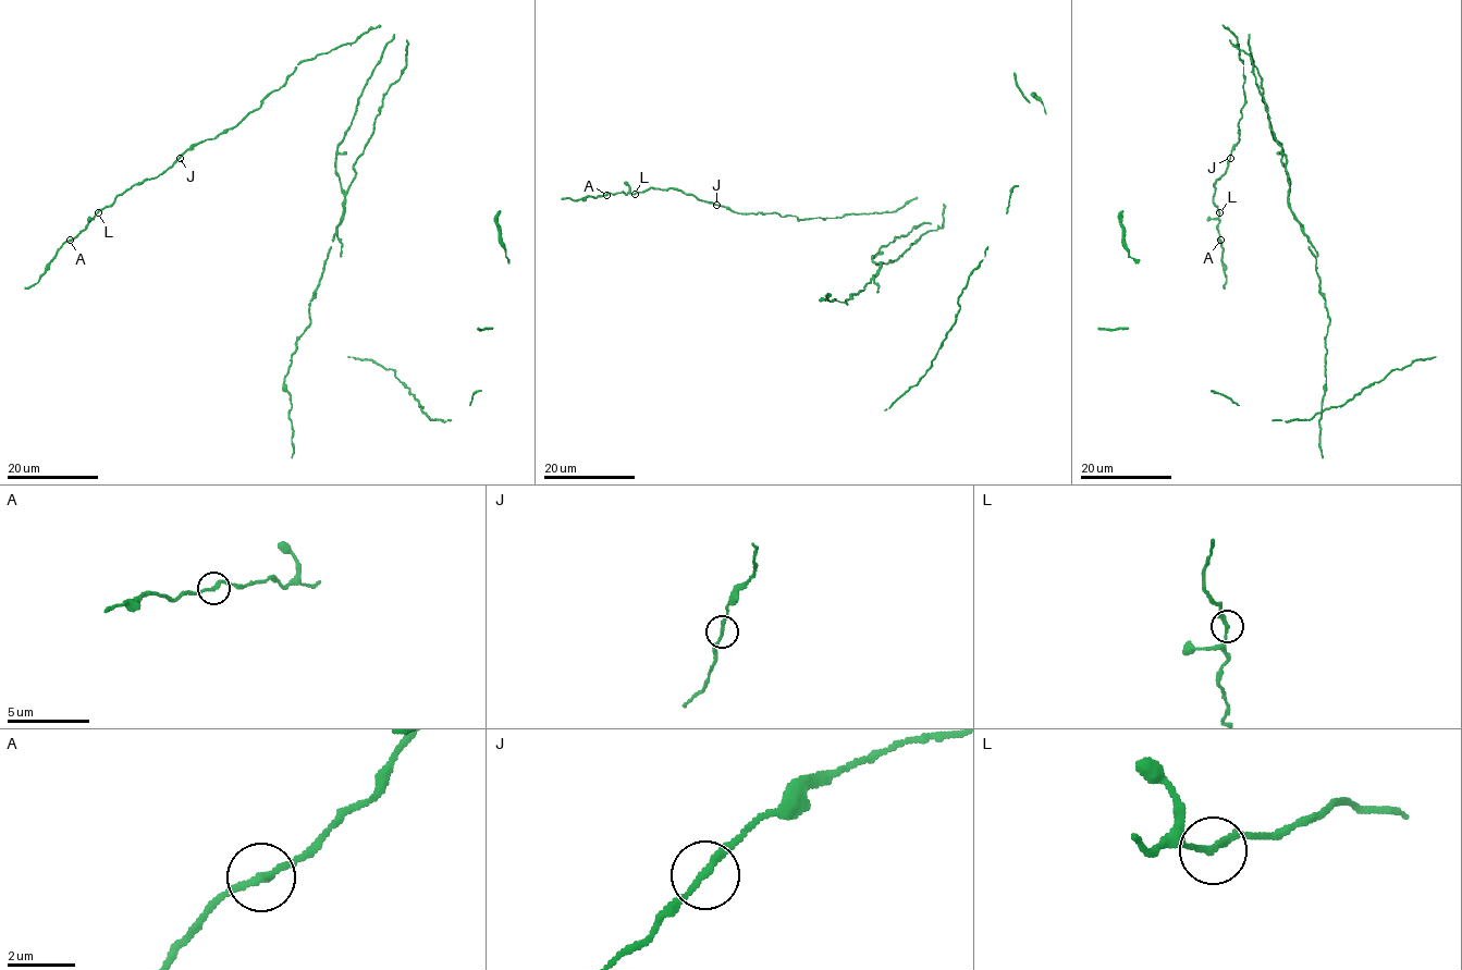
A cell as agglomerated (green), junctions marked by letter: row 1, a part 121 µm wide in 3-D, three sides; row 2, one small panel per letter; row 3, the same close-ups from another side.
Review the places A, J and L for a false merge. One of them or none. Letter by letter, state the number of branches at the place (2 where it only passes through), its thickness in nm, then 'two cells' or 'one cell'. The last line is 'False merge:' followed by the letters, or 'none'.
A: 2 | 200 nm | one cell
J: 2 | 200 nm | one cell
L: 2 | 190 nm | one cell
False merge: none

